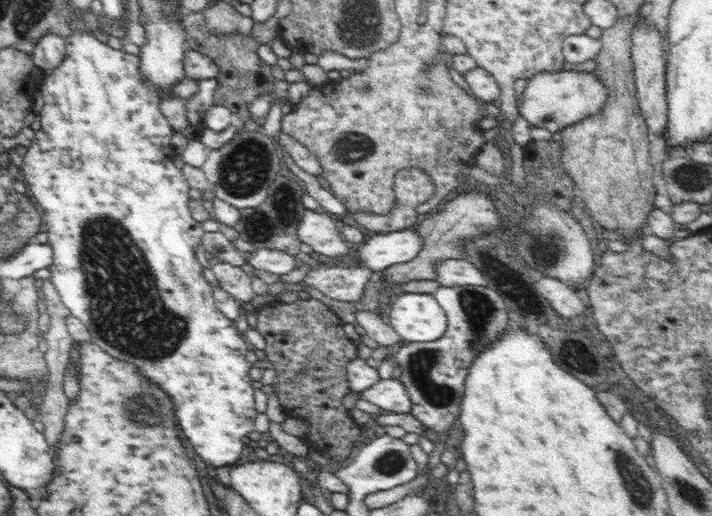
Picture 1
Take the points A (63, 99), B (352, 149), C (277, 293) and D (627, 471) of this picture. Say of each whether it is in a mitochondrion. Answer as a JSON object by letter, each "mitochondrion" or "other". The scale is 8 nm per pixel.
{"A":"other","B":"mitochondrion","C":"other","D":"mitochondrion"}

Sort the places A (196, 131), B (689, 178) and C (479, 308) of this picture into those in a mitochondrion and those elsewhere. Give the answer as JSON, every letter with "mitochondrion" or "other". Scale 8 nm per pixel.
{"A":"other","B":"mitochondrion","C":"mitochondrion"}

